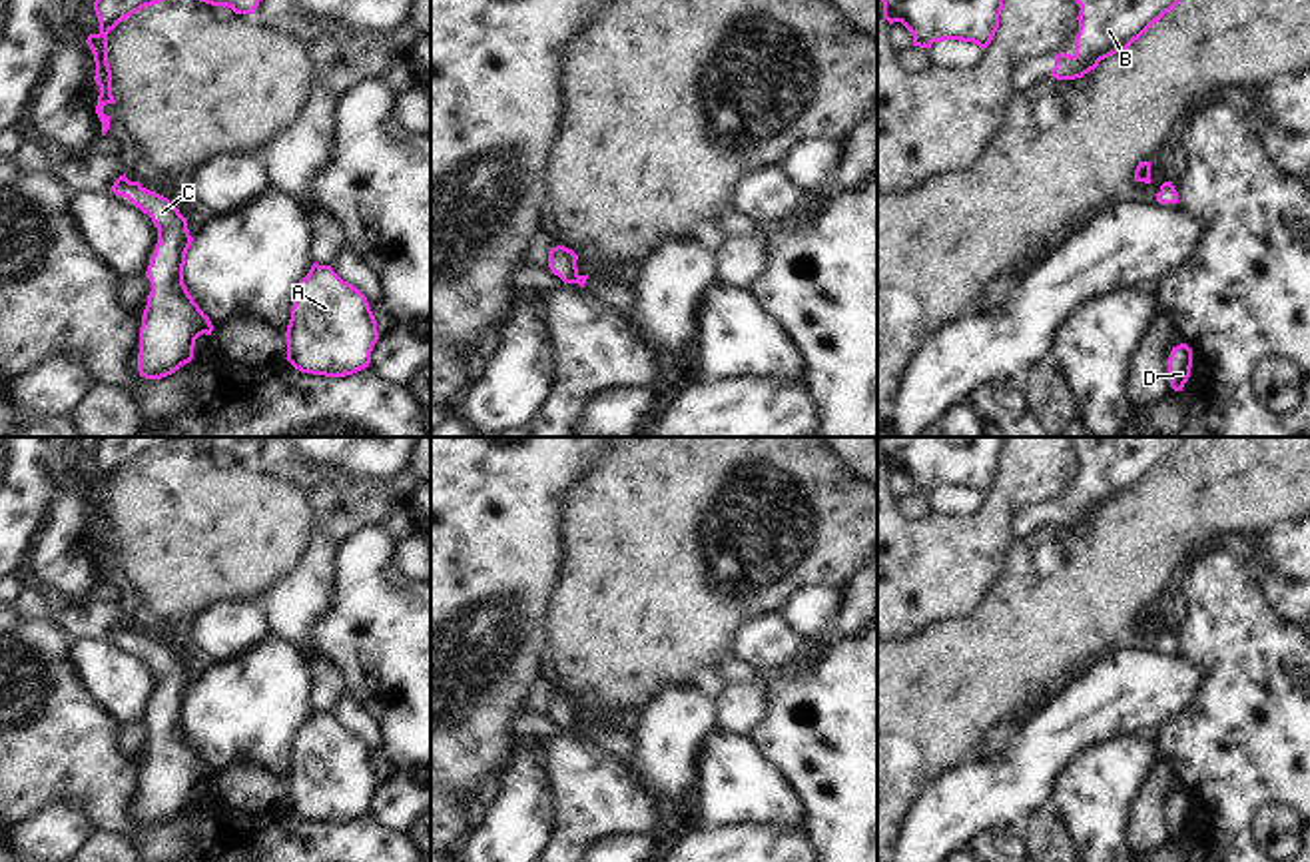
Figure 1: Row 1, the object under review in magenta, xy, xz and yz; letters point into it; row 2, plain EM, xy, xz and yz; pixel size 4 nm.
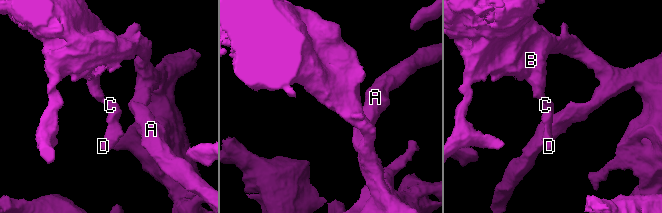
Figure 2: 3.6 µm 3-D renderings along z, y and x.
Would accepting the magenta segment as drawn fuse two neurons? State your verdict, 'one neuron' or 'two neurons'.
one neuron

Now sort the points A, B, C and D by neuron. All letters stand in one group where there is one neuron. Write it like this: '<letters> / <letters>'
A B C D

